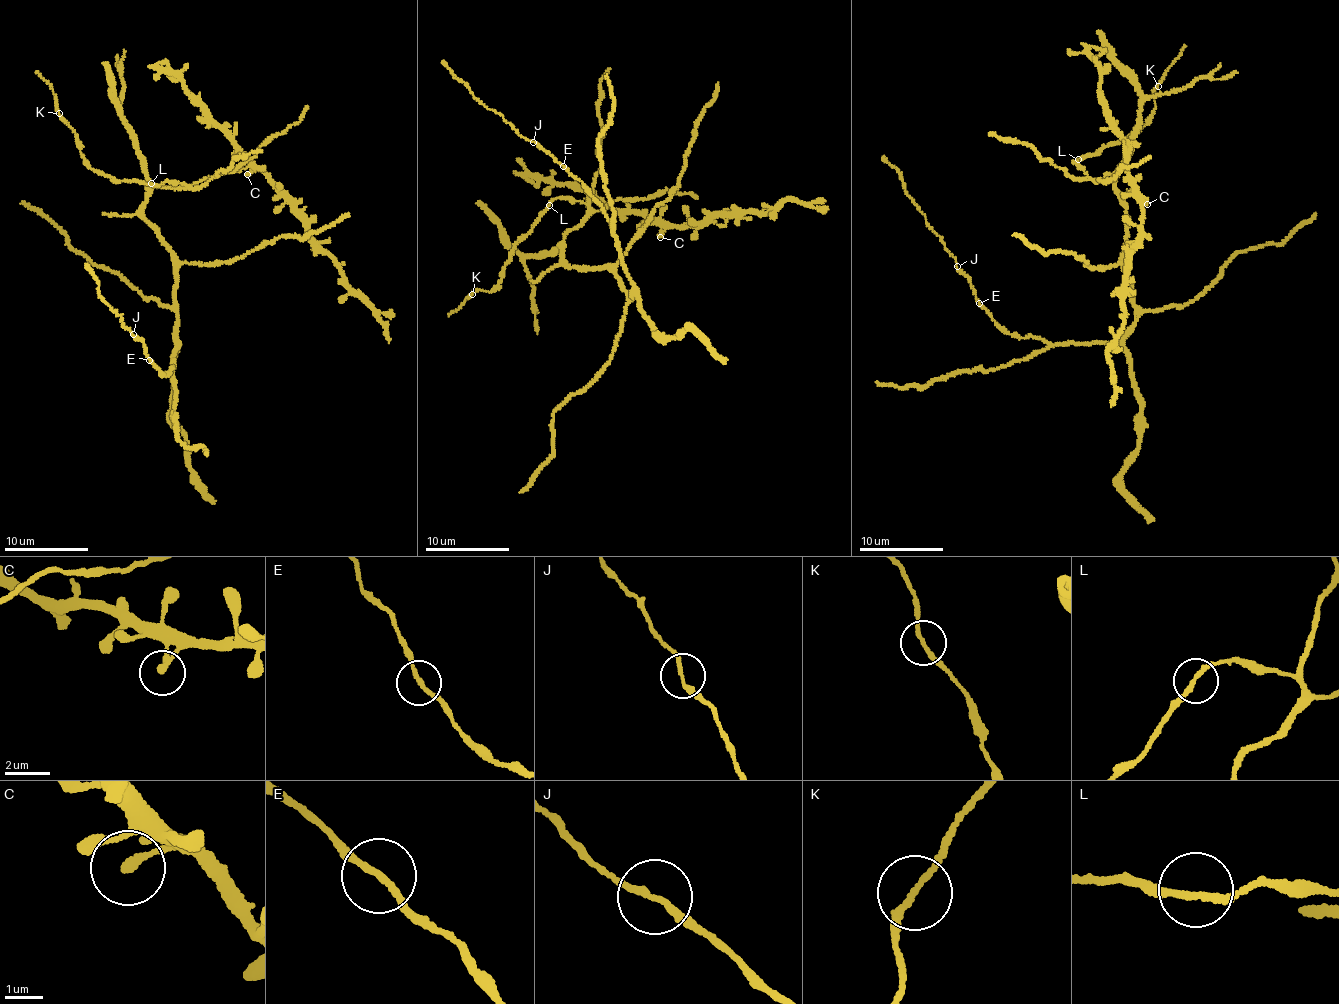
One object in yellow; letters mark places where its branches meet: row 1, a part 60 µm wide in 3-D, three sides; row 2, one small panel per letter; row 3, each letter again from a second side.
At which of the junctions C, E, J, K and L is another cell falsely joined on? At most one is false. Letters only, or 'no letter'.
no letter

